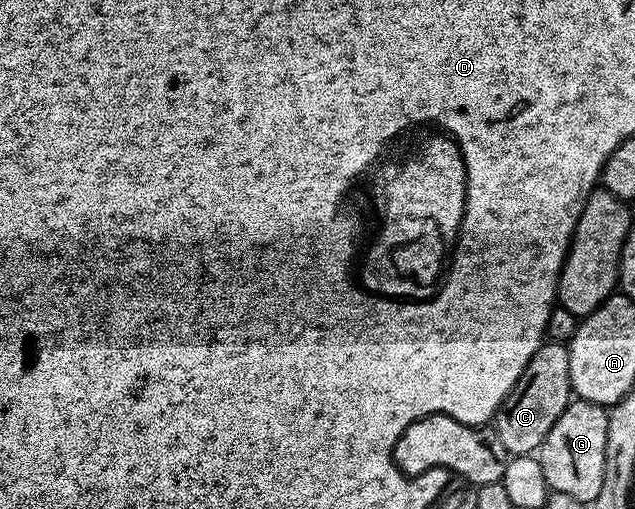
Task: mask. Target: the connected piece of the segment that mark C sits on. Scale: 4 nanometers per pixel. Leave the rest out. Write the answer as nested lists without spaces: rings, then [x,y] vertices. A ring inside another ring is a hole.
[[[552,341],[542,343],[535,357],[527,361],[527,369],[523,369],[519,381],[515,381],[511,393],[507,393],[495,416],[495,430],[499,433],[499,441],[503,441],[510,456],[533,455],[547,433],[551,433],[551,425],[555,425],[563,409],[567,409],[572,395],[568,346]]]

